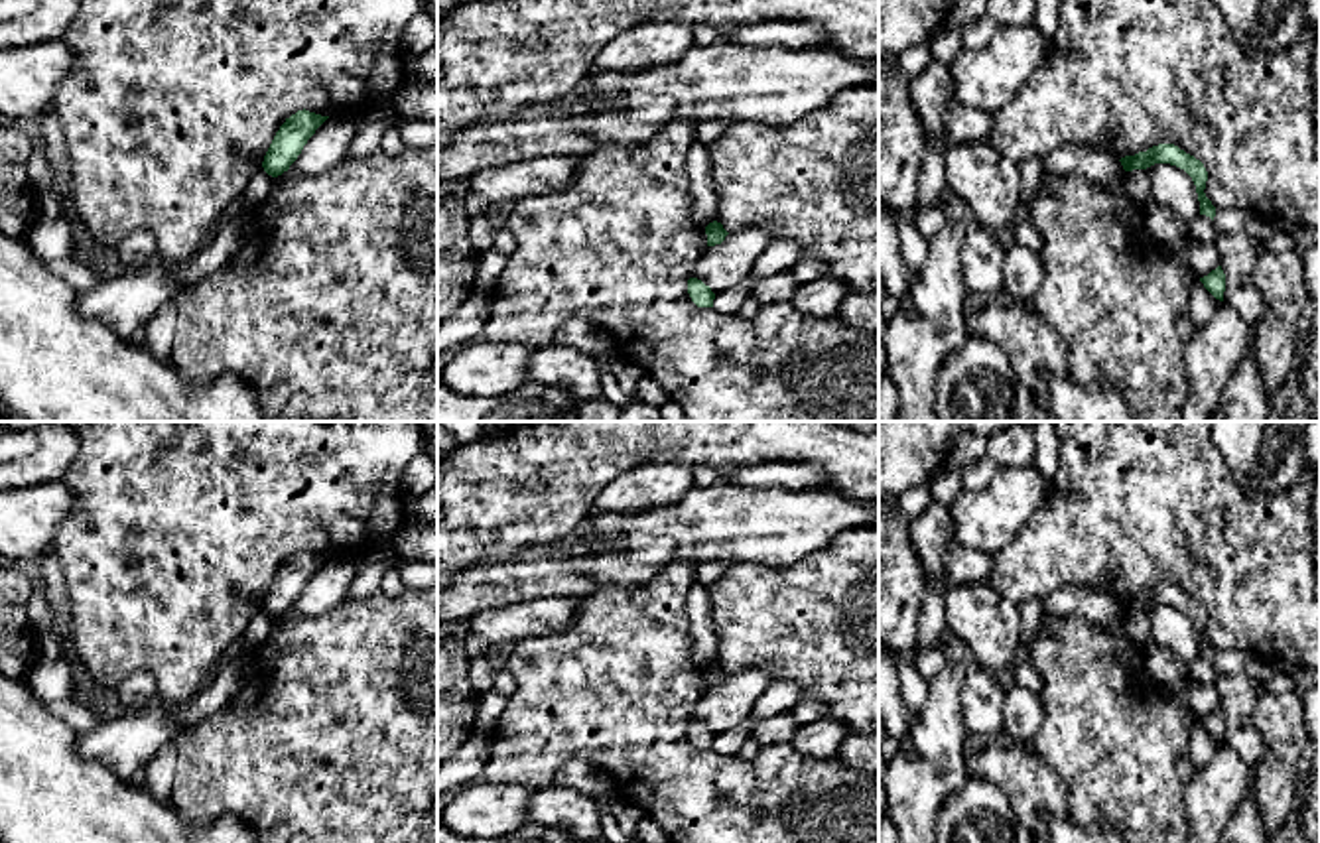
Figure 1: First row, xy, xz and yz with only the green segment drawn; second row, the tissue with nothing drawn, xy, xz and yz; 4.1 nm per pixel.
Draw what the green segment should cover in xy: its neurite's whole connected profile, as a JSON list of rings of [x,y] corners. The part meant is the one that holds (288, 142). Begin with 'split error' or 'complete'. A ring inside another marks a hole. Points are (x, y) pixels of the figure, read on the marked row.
complete; [[[305,108],[286,118],[264,156],[264,171],[272,177],[288,171],[301,154],[307,140],[327,118],[329,116],[321,116]]]

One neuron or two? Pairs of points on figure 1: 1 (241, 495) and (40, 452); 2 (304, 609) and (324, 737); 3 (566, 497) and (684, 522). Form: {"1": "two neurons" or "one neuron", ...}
{"1": "two neurons", "2": "two neurons", "3": "two neurons"}

